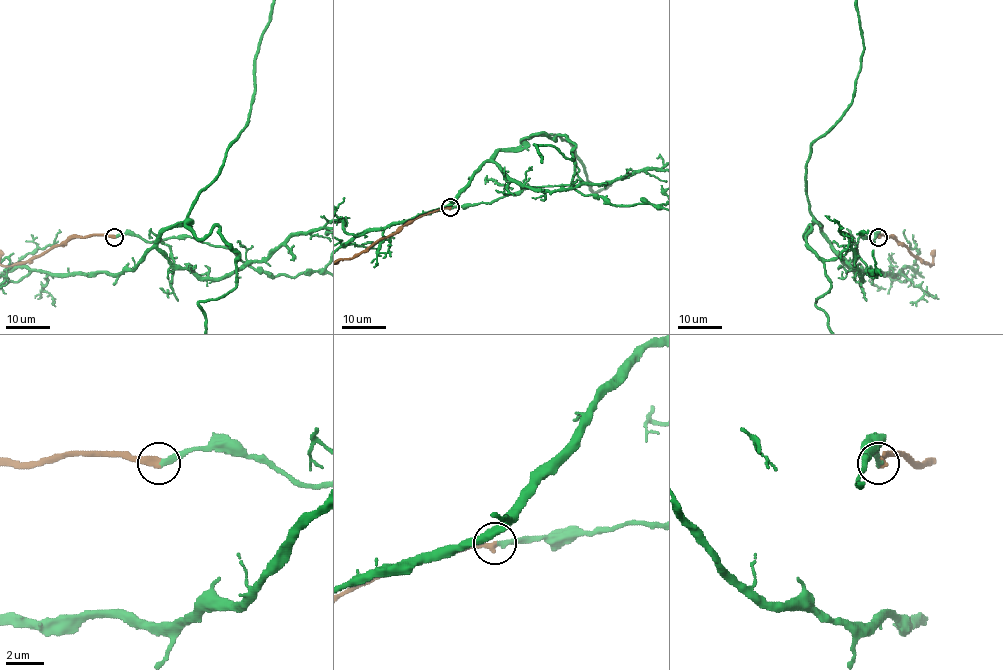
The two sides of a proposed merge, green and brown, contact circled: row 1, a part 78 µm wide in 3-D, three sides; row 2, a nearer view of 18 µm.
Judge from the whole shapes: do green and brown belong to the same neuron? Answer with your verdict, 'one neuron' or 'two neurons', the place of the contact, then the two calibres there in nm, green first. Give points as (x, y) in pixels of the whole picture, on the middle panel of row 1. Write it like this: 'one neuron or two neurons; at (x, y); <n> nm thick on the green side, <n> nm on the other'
one neuron; at (450, 207); 260 nm thick on the green side, 360 nm on the other

